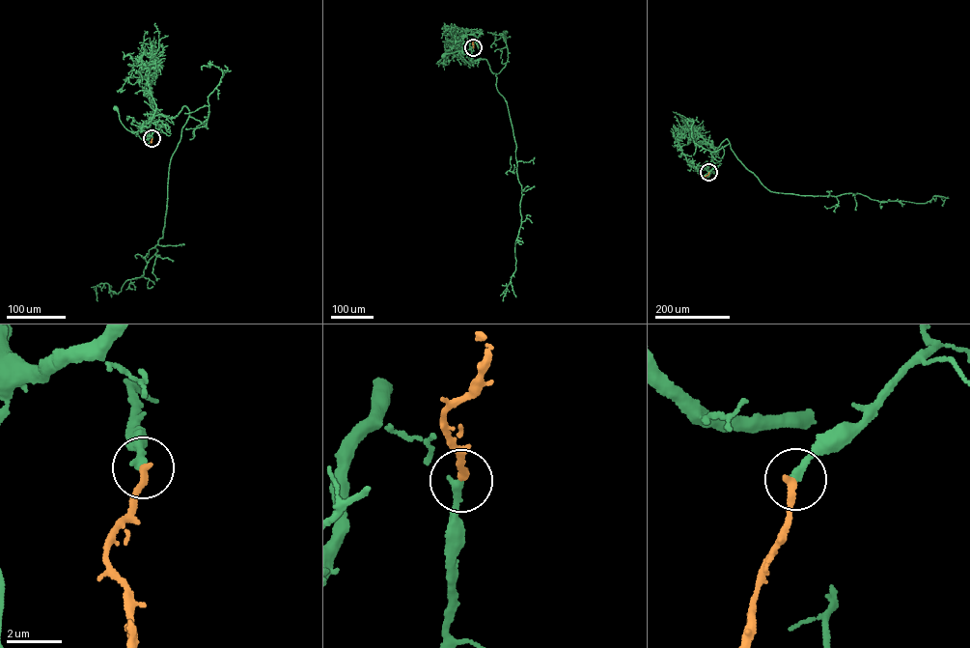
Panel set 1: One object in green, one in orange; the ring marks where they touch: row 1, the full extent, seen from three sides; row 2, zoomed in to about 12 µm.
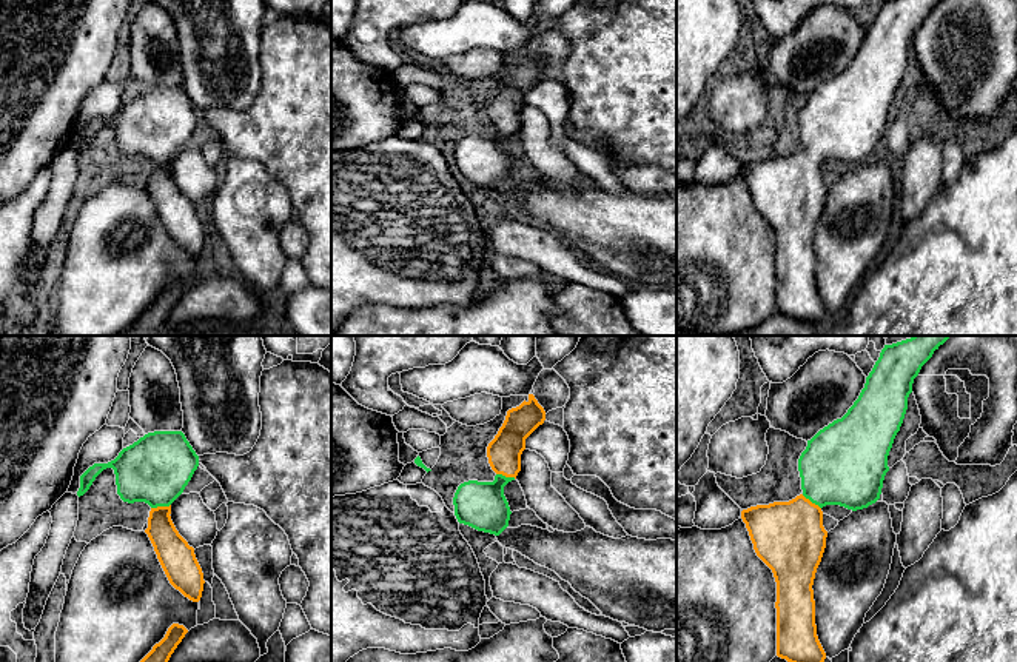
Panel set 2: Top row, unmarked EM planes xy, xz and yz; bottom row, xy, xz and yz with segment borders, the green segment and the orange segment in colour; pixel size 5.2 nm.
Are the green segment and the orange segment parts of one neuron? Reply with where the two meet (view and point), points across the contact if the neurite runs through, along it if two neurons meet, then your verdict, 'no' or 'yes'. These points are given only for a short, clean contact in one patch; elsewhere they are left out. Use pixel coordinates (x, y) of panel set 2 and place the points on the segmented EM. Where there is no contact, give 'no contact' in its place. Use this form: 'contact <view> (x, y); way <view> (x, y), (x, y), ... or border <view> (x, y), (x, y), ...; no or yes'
contact xy (161, 505); way xy (156, 468), (161, 505), (161, 531), (173, 551); yes

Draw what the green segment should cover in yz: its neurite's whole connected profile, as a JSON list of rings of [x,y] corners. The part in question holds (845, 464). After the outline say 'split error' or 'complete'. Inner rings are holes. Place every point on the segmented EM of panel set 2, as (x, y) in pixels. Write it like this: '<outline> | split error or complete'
[[[912,336],[884,345],[866,377],[858,399],[841,417],[820,430],[798,459],[803,493],[789,502],[757,505],[741,511],[757,556],[772,570],[777,582],[777,656],[787,662],[824,662],[817,636],[814,579],[821,562],[827,531],[823,527],[826,505],[857,511],[880,499],[888,456],[900,431],[914,379],[951,336]]] | split error

